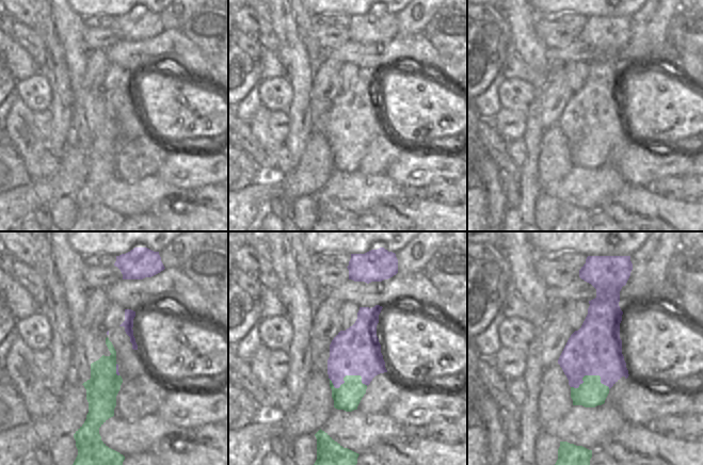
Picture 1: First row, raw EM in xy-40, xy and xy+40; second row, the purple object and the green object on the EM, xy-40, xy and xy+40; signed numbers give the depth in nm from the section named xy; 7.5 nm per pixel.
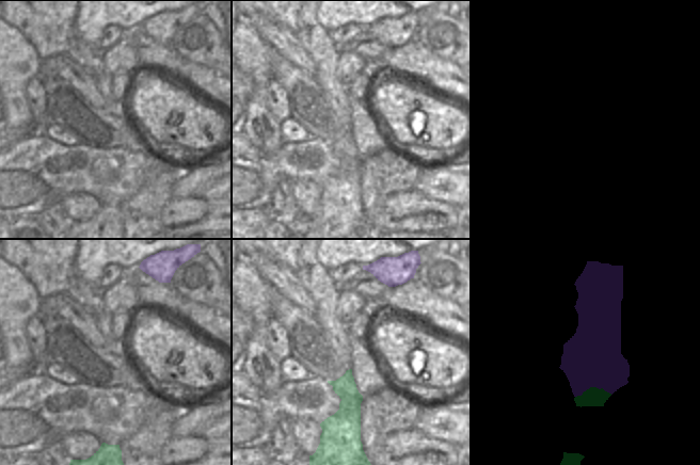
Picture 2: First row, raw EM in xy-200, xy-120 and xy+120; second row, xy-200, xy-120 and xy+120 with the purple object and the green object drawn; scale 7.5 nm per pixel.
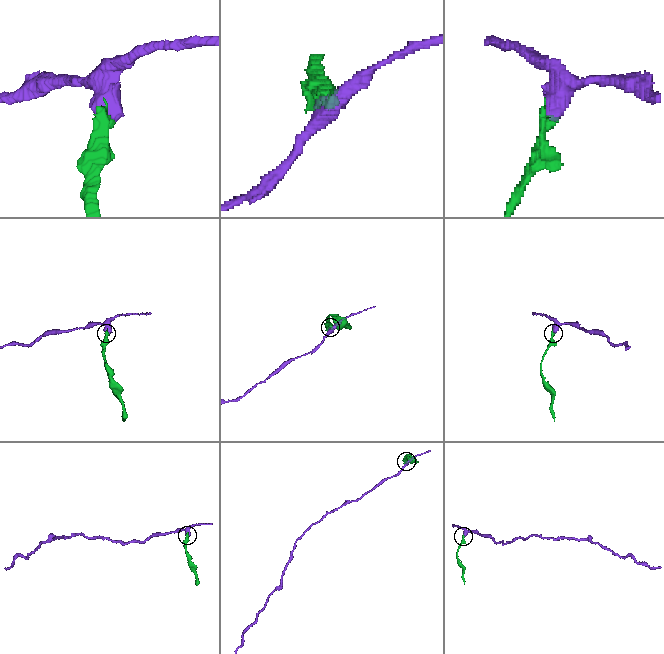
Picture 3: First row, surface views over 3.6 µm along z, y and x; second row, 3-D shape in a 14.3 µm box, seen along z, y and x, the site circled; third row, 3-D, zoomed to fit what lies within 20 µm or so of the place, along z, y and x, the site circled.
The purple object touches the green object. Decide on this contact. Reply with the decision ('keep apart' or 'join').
keep apart

